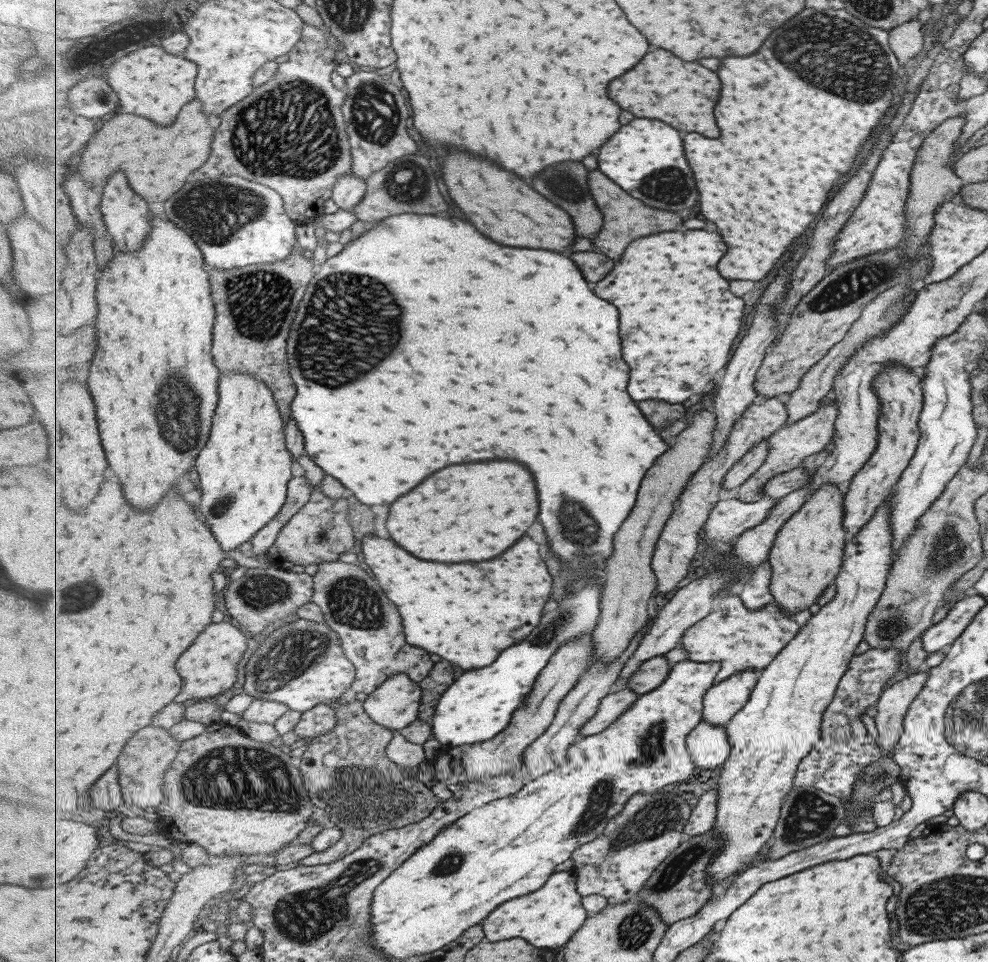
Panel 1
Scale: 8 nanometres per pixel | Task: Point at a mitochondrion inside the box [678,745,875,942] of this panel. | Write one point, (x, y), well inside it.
(809, 817)

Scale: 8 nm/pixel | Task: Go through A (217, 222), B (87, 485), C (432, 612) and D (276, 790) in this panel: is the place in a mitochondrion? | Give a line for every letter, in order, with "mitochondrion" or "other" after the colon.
A: mitochondrion
B: other
C: other
D: mitochondrion

